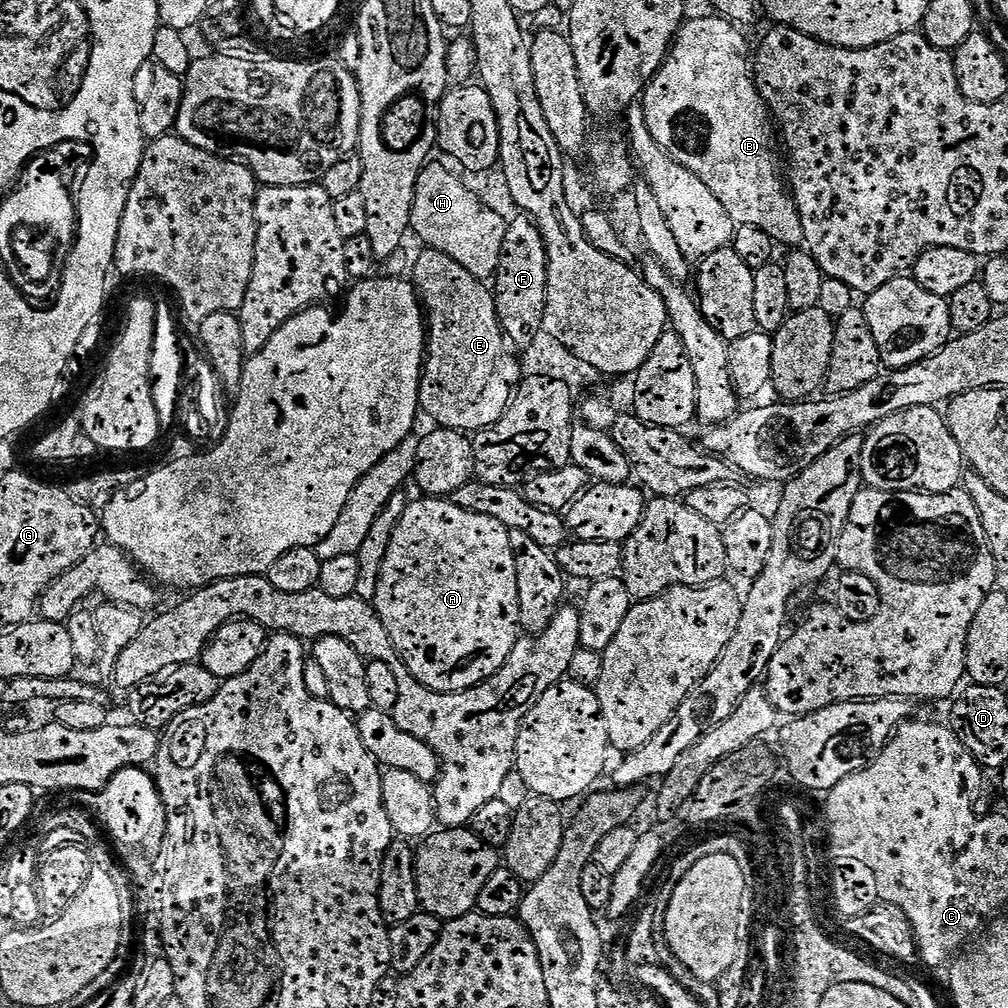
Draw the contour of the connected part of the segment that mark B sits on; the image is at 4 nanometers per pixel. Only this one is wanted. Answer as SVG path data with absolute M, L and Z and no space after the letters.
M707 15L697 20L685 19L676 32L664 64L644 89L642 103L646 126L654 142L658 142L658 146L662 146L662 150L666 150L674 162L686 166L690 174L698 174L698 178L710 186L710 194L722 202L733 224L758 226L758 230L766 230L766 234L770 234L777 245L803 245L802 218L796 209L795 199L786 187L781 153L780 156L776 153L778 132L772 114L768 110L768 103L756 89L748 40L740 33L743 31L737 25L731 24L724 17Z

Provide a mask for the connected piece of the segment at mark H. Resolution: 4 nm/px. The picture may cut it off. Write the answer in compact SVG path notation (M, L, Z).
M429 161L420 172L415 183L414 206L411 207L411 233L431 251L446 254L458 262L470 274L483 281L495 277L498 262L501 260L502 242L508 229L507 217L484 204L479 196L472 192L452 171L444 165Z

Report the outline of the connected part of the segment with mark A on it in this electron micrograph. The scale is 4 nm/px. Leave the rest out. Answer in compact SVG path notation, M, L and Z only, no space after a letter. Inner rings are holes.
M448 498L413 499L406 506L405 513L397 522L389 549L386 550L382 562L381 574L378 578L377 594L374 601L376 613L382 618L382 626L386 626L386 634L390 634L390 642L396 647L404 665L420 684L426 685L435 692L461 692L467 688L478 686L489 680L510 658L510 650L514 650L521 635L520 615L518 614L518 570L514 566L514 550L510 546L510 530L498 518L486 518L486 514L474 514L470 510L462 510L462 506L453 504Z

